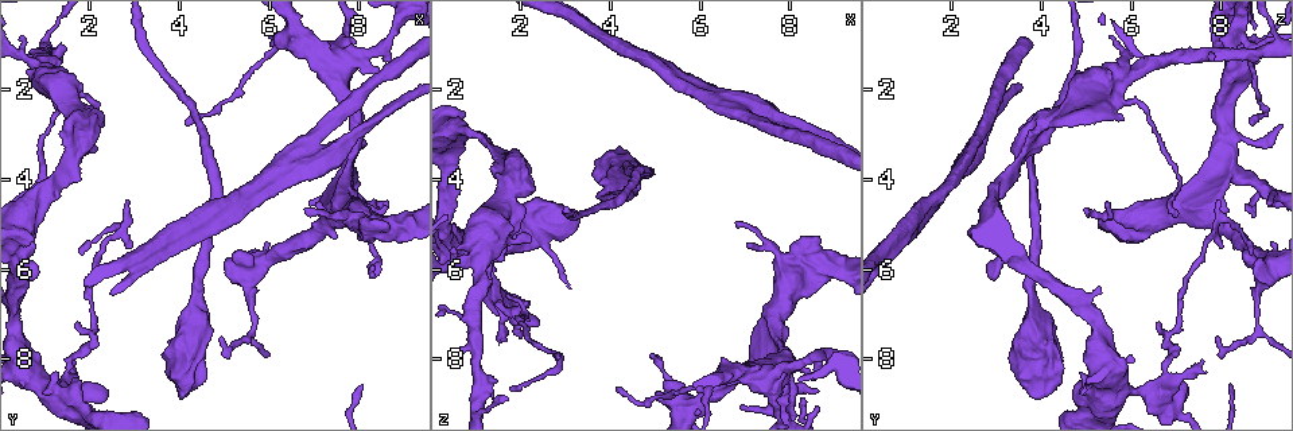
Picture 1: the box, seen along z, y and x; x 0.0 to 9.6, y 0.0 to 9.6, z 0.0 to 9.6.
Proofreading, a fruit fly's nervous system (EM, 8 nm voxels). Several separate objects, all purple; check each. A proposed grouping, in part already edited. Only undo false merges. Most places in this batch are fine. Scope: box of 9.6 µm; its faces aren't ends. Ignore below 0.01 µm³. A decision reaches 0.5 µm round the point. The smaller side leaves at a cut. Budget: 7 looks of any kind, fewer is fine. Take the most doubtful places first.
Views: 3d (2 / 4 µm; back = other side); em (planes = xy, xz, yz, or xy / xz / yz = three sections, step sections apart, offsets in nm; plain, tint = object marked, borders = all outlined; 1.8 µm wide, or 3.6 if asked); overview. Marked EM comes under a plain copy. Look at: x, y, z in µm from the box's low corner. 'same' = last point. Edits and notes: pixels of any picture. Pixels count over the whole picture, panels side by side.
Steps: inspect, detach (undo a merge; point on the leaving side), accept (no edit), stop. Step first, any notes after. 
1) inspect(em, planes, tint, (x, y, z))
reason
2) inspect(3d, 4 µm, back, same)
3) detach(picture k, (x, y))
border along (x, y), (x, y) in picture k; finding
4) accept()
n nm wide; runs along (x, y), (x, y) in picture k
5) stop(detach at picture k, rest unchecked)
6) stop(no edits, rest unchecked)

inspect(em, planes, tint, (1.25, 1.70, 5.70))
sharp bend

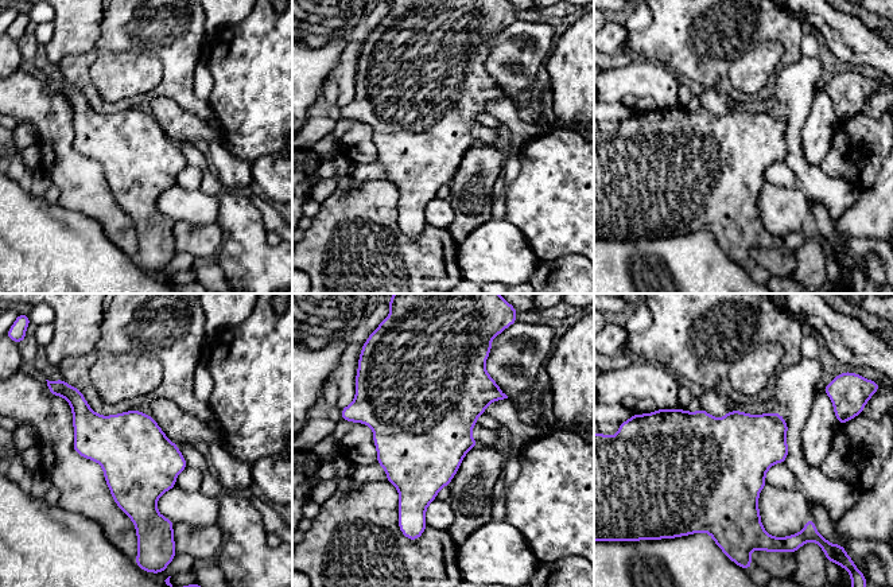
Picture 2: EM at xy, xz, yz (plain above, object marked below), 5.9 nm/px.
accept()
continuous, no second cell

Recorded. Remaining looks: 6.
inspect(3d, 4 µm, (8.15, 4.95, 6.00))
thick turns thin

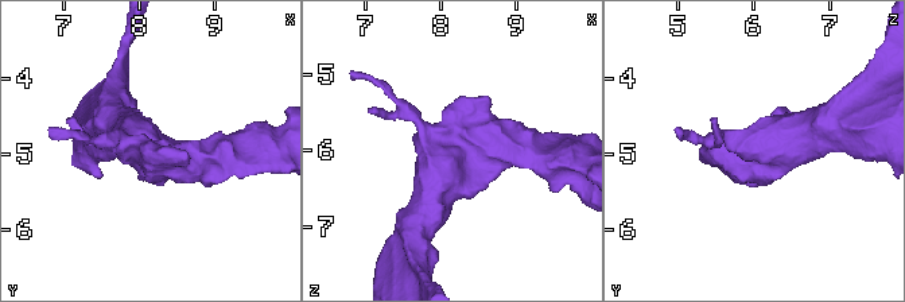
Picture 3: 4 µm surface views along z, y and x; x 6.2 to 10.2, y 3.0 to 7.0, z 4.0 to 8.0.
inspect(em, 3.6 µm, xz, step 8, tint, (8.15, 5.00, 6.05))
shape alone is not enough

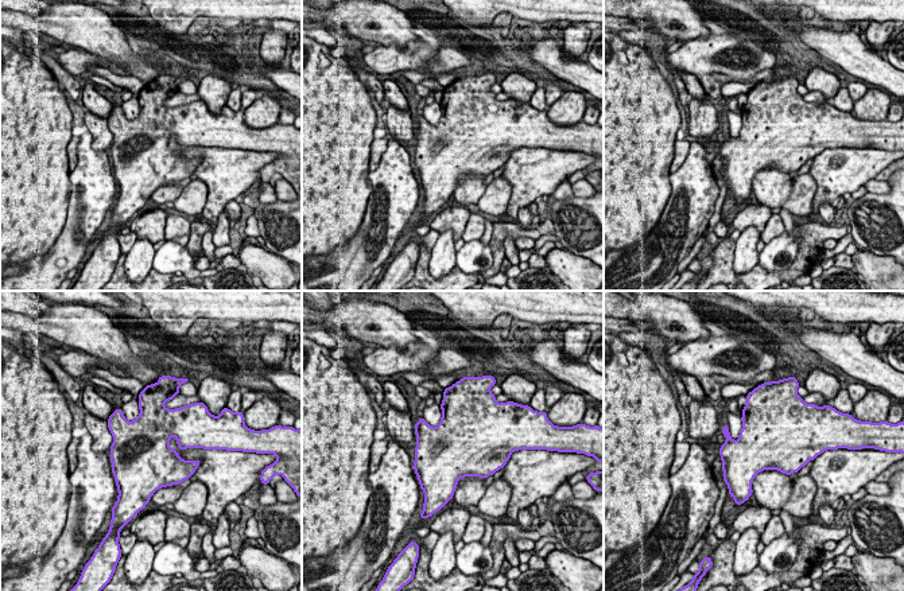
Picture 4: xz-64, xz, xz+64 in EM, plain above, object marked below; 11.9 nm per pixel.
inspect(em, 3.6 µm, xy, step 4, borders, same)

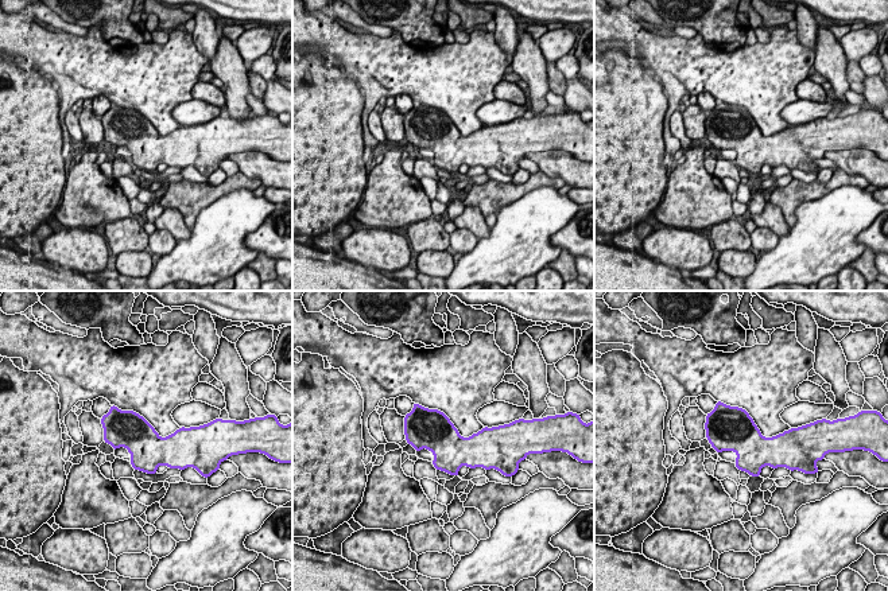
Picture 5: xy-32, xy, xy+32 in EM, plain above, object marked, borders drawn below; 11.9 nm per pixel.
accept()
440 nm wide; continuous, no second cell

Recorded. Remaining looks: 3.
inspect(em, xy, step 8, tint, (7.30, 3.60, 2.35))
two arms at a narrow angle

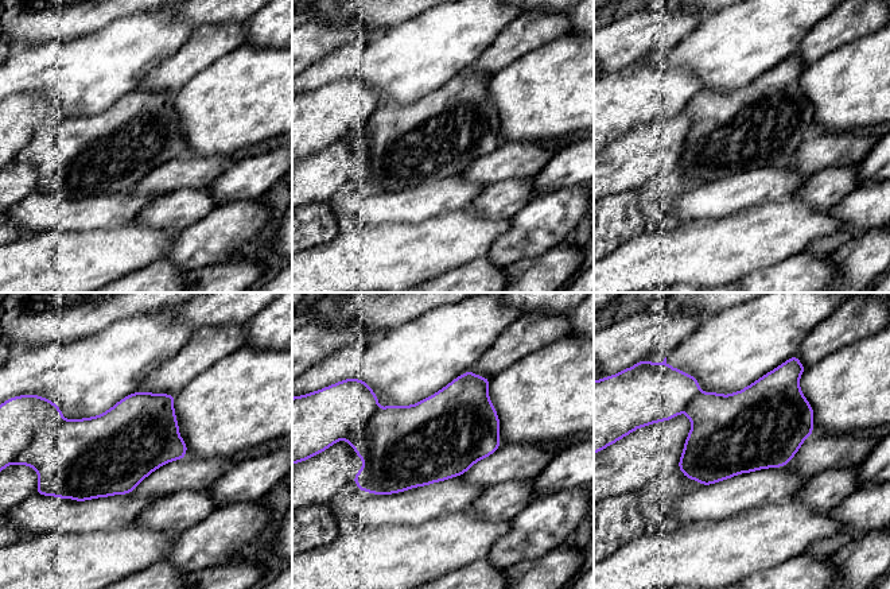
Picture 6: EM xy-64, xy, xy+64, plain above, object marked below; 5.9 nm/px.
inspect(em, planes, tint, same)

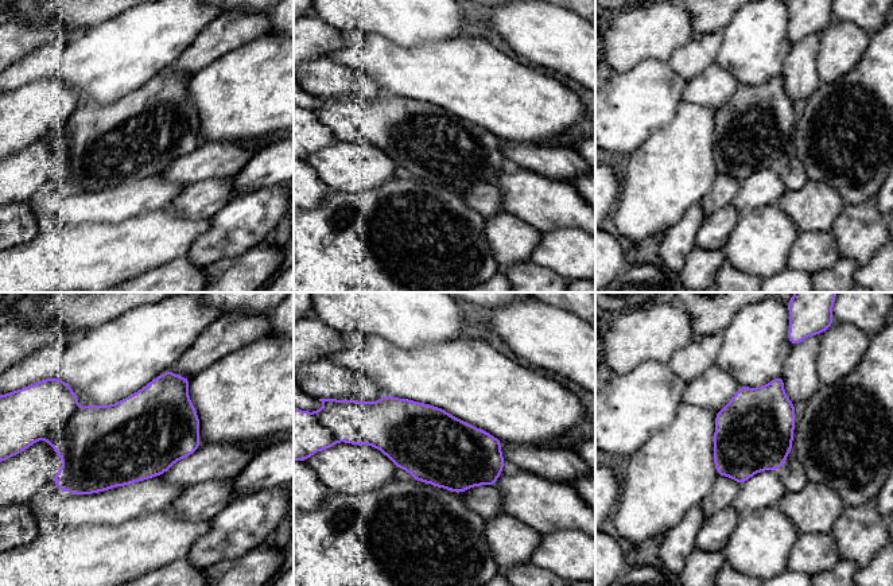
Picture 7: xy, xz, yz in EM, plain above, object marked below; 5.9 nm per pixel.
detach(picture 7, (101, 445))
border along (78, 408), (61, 429), (50, 433) in picture 7; two cells meet here

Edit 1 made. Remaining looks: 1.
stop(detach at picture 7, rest unchecked)

